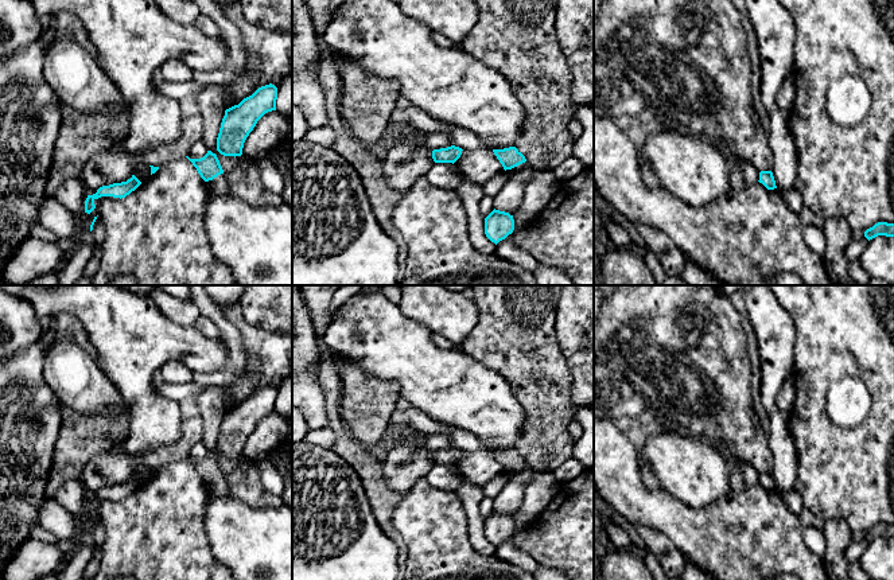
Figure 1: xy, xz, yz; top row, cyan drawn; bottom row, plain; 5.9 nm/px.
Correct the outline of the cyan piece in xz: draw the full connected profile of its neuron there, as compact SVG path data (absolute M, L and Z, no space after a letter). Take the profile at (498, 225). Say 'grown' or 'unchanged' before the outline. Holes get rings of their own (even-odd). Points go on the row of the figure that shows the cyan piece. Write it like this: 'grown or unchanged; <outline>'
unchanged; M493 210L485 218L485 234L495 245L505 240L514 230L513 215L505 211Z

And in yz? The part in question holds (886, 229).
unchanged; M878 222L864 231L868 241L878 235L894 237L894 223Z

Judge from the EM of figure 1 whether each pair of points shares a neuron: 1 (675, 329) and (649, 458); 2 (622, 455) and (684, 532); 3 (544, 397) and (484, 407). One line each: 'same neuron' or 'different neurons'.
1: different neurons
2: same neuron
3: different neurons

